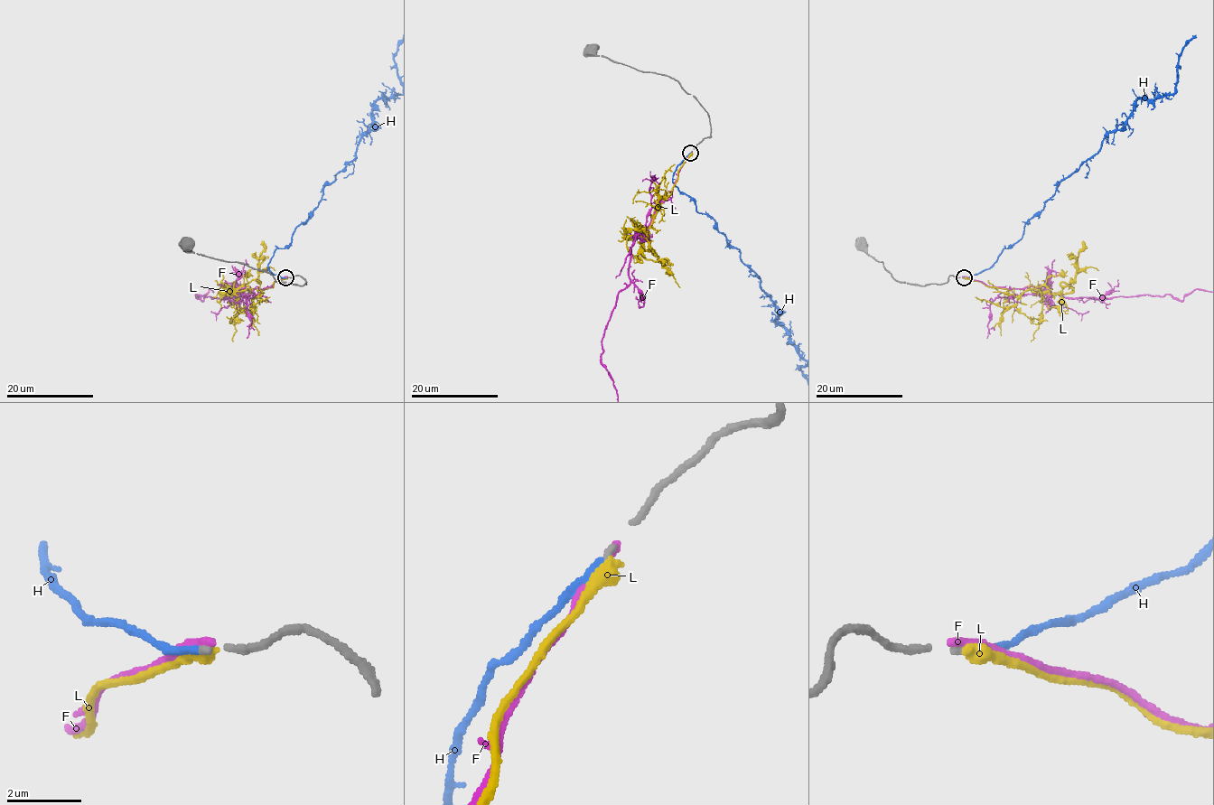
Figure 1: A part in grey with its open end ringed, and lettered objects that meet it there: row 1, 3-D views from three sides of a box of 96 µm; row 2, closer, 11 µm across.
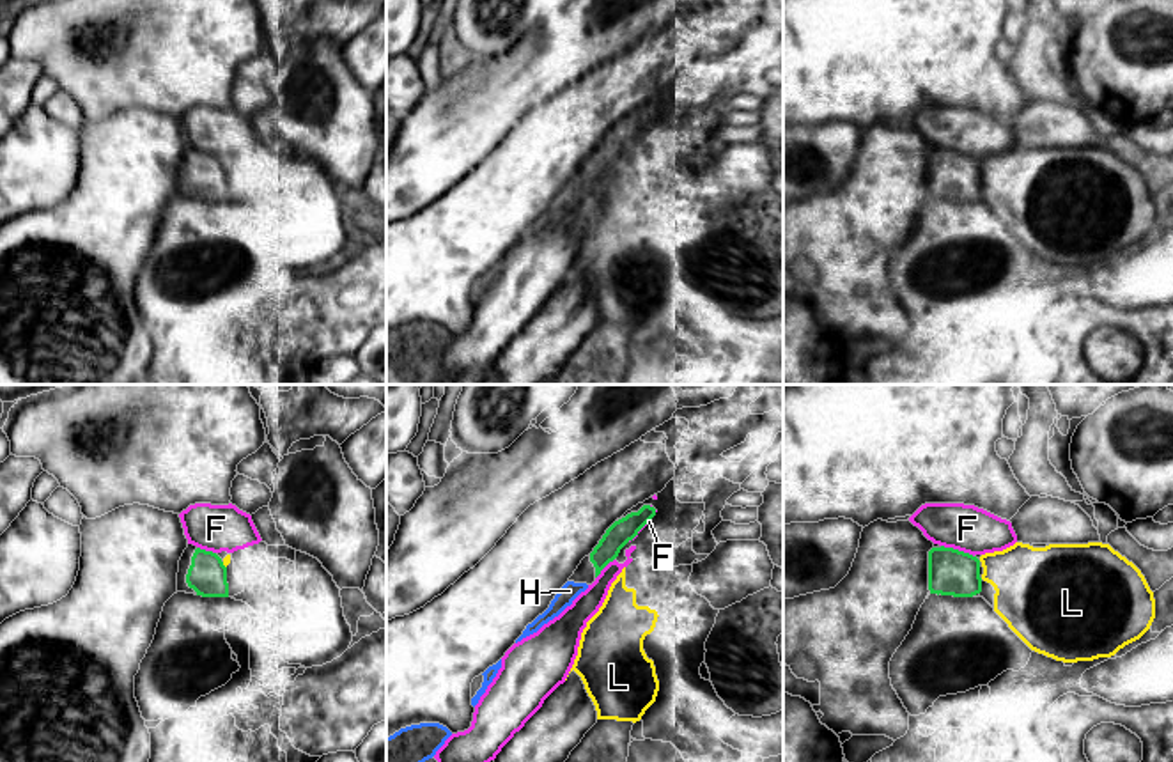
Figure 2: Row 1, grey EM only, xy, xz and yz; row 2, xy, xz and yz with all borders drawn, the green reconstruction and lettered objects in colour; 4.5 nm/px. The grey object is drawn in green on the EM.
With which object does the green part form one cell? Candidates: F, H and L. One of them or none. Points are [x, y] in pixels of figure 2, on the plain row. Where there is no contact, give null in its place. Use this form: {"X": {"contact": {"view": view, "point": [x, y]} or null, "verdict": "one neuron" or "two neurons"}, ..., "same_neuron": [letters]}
{"F": {"contact": {"view": "yz", "point": [957, 153]}, "verdict": "two neurons"}, "H": {"contact": null, "verdict": "one neuron"}, "L": {"contact": {"view": "xy", "point": [224, 169]}, "verdict": "two neurons"}, "same_neuron": ["H"]}

